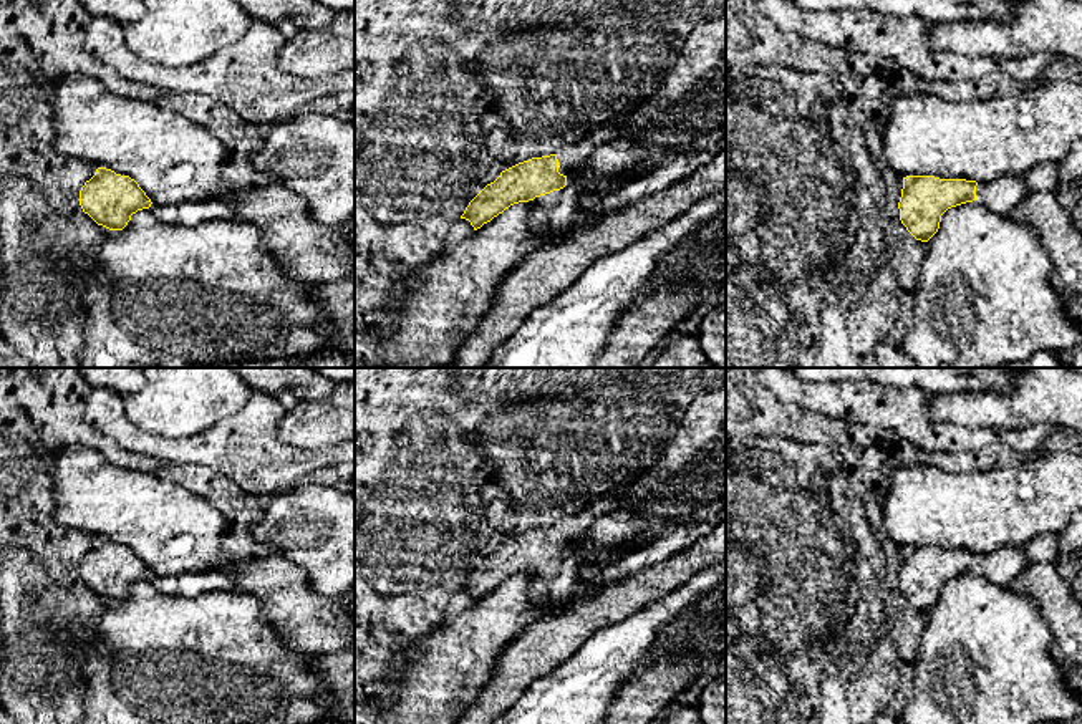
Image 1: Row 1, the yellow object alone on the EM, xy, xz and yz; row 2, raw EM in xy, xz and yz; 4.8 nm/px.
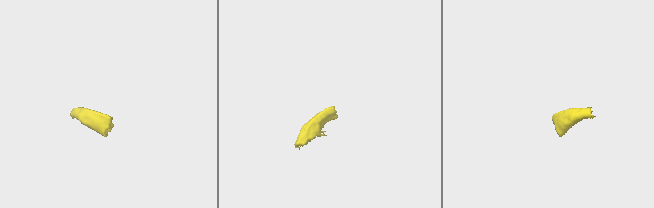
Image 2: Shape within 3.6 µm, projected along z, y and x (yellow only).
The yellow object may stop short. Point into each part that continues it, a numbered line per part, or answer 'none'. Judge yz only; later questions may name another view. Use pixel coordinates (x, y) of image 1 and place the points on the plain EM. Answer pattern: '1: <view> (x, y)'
1: yz (1003, 565)

